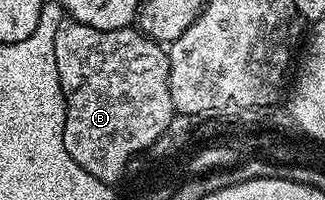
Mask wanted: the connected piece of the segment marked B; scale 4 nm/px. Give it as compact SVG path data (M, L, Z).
M65 16L59 24L59 32L55 32L55 68L65 97L63 144L71 160L100 182L117 184L121 177L126 177L130 163L137 158L136 154L153 147L175 116L166 47L137 28L100 30Z

